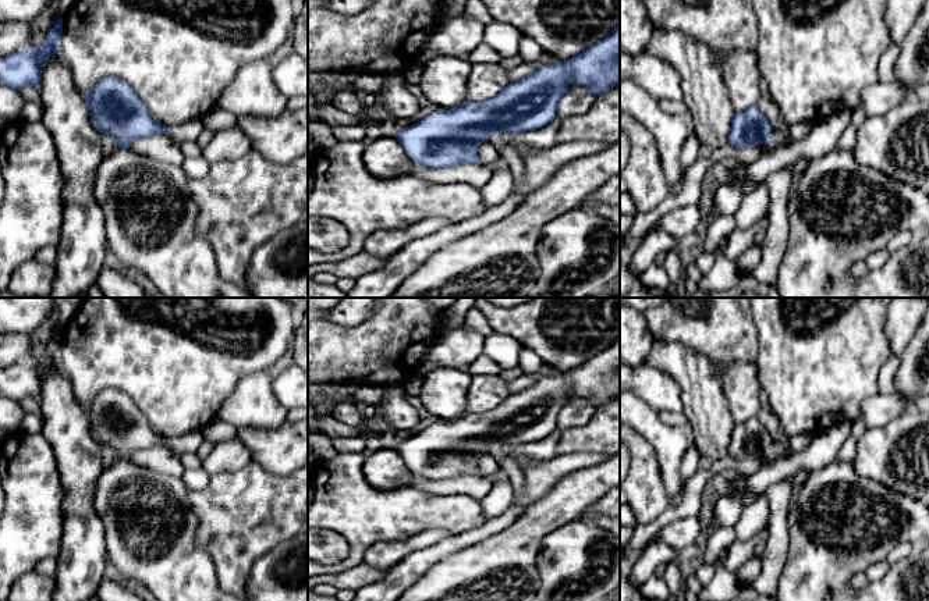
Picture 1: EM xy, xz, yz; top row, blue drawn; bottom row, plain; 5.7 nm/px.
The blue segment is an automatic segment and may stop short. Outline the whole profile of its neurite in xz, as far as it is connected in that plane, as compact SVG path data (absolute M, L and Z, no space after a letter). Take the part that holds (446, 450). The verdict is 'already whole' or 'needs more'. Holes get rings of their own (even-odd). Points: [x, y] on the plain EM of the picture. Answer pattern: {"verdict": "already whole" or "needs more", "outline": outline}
{"verdict": "already whole", "outline": "M620 334L606 349L575 369L539 377L489 412L439 420L403 440L396 451L414 474L428 480L481 474L478 456L487 454L492 445L515 447L553 433L570 395L584 398L595 409L620 396Z"}

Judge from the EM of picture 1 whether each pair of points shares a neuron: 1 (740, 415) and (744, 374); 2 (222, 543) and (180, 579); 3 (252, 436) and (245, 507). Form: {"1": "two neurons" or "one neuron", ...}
{"1": "one neuron", "2": "two neurons", "3": "two neurons"}

